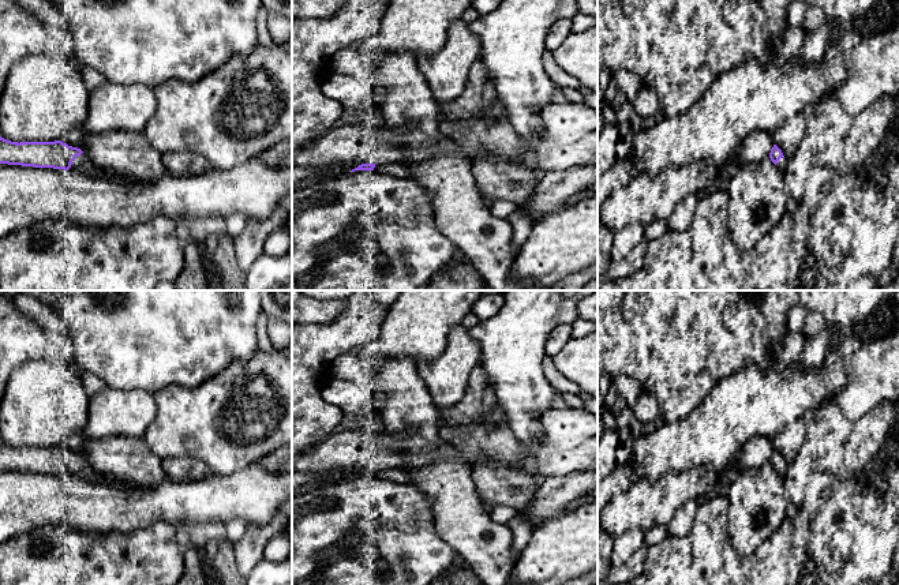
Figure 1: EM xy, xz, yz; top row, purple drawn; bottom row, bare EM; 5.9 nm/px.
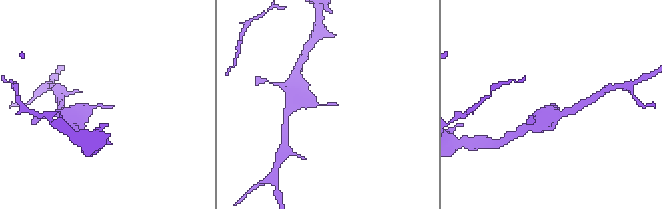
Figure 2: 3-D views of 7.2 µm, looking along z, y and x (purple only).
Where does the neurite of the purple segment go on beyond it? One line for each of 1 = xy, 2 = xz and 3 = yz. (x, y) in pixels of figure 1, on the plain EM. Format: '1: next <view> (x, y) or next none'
1: next xy (82, 468)
2: next xz (400, 476)
3: next yz (782, 468)

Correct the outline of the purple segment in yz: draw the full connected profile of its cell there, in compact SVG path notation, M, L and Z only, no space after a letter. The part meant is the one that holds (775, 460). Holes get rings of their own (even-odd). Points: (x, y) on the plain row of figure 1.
M773 450L771 454L769 464L775 469L776 475L782 479L787 470L787 464L776 450Z

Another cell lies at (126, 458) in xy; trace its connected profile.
M116 435L87 439L80 455L100 475L138 485L151 487L166 477L162 458L147 447L143 438Z

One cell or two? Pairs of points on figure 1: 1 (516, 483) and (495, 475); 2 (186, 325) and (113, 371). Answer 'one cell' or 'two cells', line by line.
1: one cell
2: one cell

